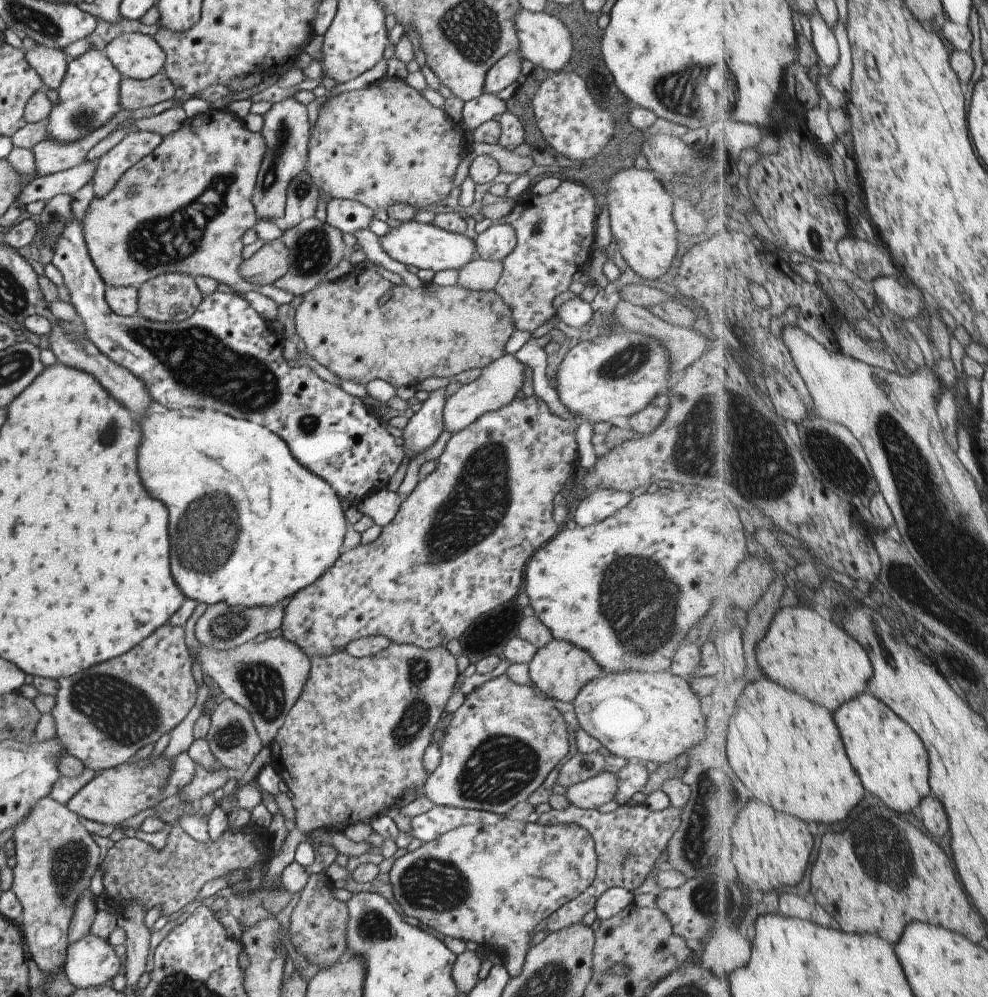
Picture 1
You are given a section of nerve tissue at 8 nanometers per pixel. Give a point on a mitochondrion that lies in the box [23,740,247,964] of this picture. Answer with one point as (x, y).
(69, 863)

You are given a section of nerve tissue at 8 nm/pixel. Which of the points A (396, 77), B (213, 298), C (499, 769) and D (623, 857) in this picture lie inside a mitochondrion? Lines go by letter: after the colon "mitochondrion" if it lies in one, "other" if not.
A: other
B: other
C: mitochondrion
D: mitochondrion

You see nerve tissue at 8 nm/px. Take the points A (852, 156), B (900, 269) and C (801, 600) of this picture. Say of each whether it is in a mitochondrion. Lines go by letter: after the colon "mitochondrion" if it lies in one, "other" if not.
A: other
B: other
C: other

